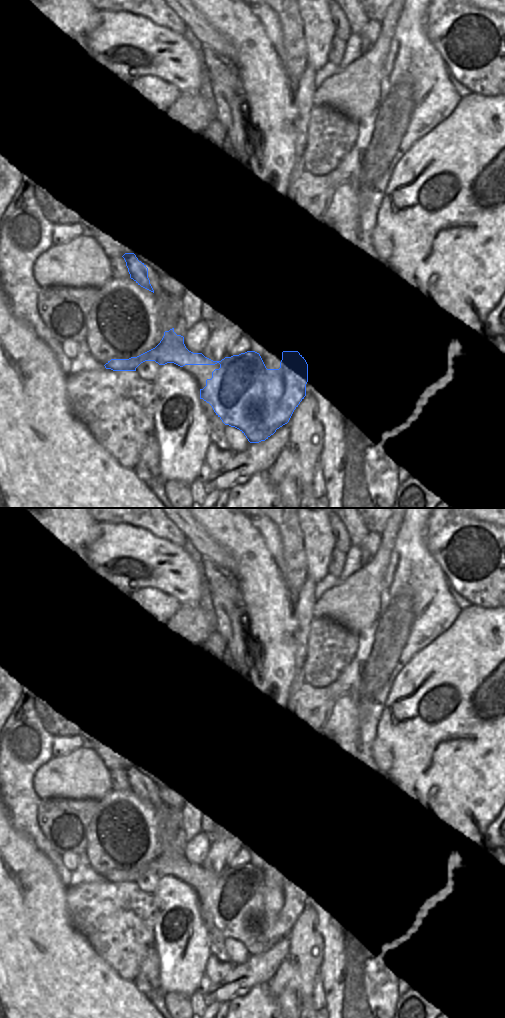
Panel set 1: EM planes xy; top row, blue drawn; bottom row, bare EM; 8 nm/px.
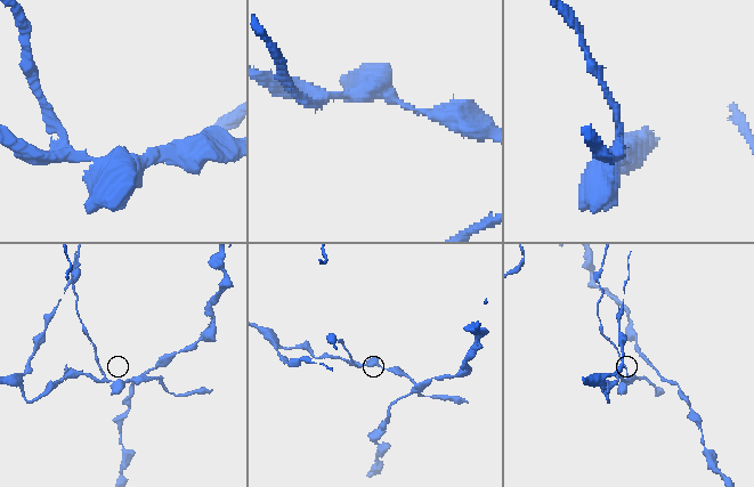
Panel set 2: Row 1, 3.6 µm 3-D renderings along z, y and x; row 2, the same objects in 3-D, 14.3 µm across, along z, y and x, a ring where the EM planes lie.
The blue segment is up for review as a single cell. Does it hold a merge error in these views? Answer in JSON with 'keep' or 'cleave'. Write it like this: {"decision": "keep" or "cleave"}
{"decision": "cleave"}

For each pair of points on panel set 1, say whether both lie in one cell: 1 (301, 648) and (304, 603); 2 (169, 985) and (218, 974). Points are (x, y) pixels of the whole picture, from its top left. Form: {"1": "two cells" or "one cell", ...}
{"1": "one cell", "2": "two cells"}

